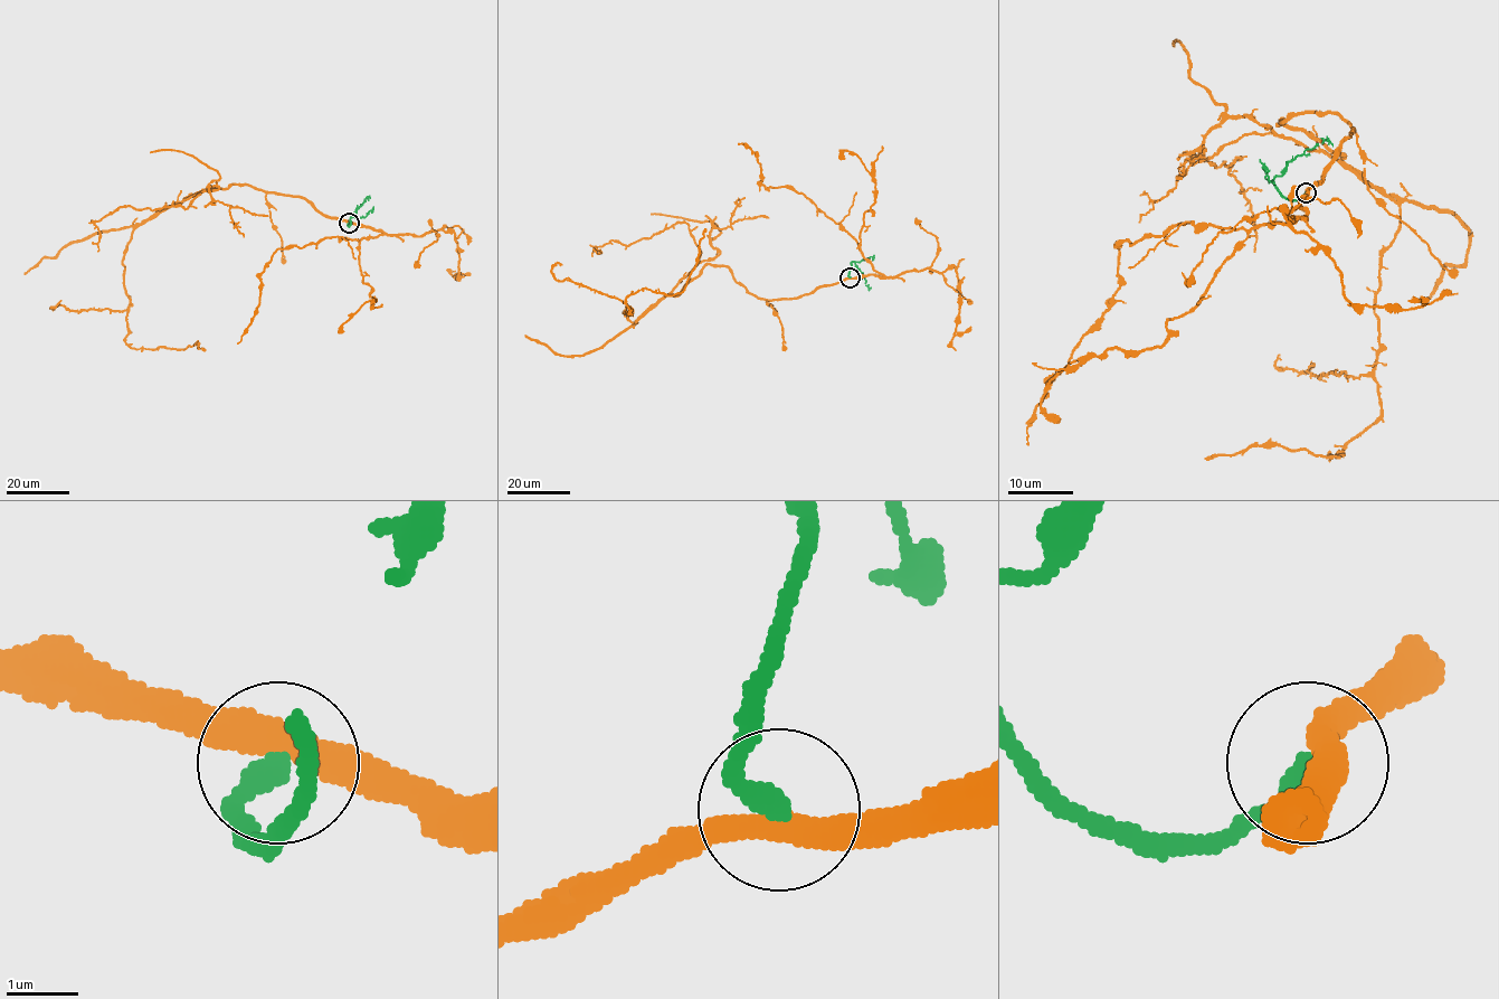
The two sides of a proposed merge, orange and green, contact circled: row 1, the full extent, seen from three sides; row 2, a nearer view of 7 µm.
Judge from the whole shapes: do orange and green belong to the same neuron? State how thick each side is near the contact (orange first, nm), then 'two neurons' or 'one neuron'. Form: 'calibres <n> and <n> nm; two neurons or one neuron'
calibres 420 and 320 nm; two neurons

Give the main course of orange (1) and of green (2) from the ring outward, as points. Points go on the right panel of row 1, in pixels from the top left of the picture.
1: (1307, 192), (1353, 130), (1336, 113), (1279, 123), (1401, 210), (1374, 305), (1381, 415), (1339, 456), (1205, 459)
2: (1305, 192), (1301, 197), (1289, 199), (1274, 179), (1297, 156), (1318, 143), (1326, 140), (1333, 147)

